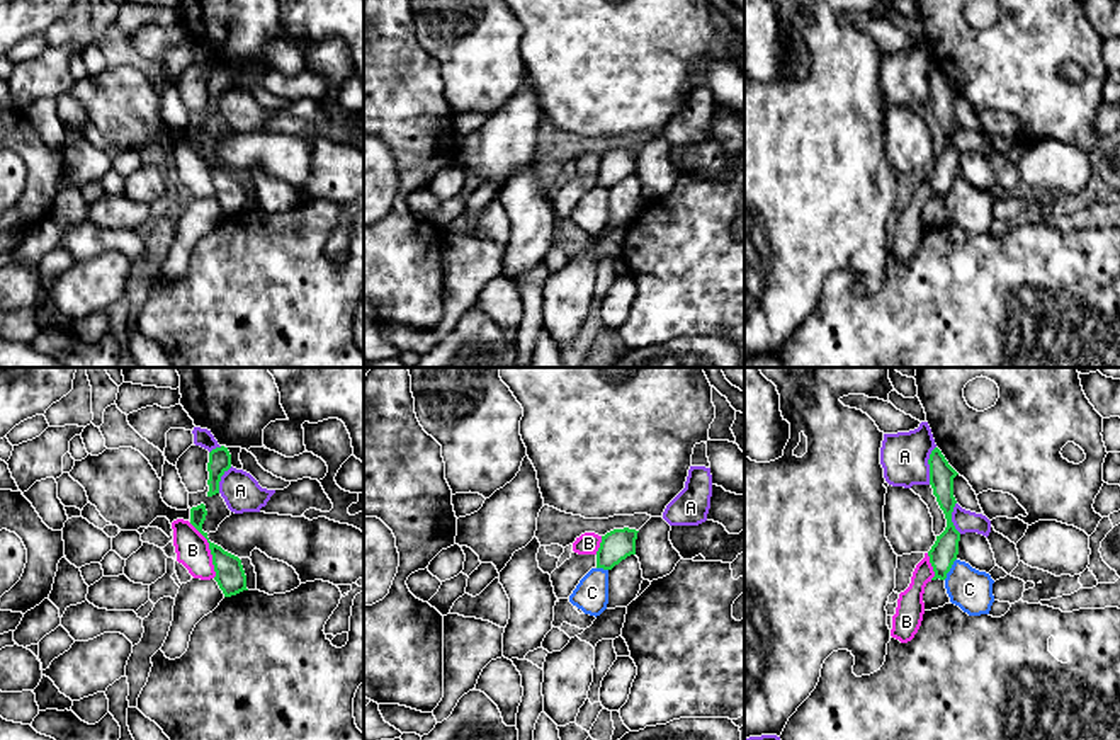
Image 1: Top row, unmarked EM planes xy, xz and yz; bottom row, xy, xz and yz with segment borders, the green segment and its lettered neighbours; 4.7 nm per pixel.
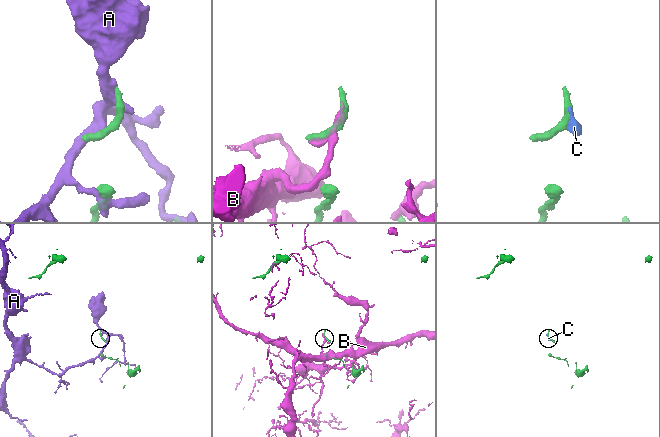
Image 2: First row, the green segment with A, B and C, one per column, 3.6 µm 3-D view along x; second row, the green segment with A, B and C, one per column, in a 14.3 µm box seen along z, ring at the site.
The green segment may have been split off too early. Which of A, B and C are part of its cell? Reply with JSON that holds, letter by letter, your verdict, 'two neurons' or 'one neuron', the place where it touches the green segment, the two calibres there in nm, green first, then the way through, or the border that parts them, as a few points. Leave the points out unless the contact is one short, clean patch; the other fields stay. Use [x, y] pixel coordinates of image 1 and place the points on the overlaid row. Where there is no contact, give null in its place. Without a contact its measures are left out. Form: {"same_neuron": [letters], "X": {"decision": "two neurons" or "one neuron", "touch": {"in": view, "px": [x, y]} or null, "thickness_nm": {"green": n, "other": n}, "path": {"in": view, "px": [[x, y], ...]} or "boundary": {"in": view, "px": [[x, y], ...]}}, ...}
{"same_neuron": [], "A": {"decision": "two neurons", "touch": {"in": "yz", "px": [928, 463]}, "thickness_nm": {"green": 120, "other": 220}}, "B": {"decision": "two neurons", "touch": {"in": "xy", "px": [209, 548]}, "thickness_nm": {"green": 140, "other": 160}}, "C": {"decision": "two neurons", "touch": {"in": "yz", "px": [950, 567]}, "thickness_nm": {"green": 130, "other": 200}, "boundary": {"in": "yz", "px": [[955, 558], [944, 579]]}}}

